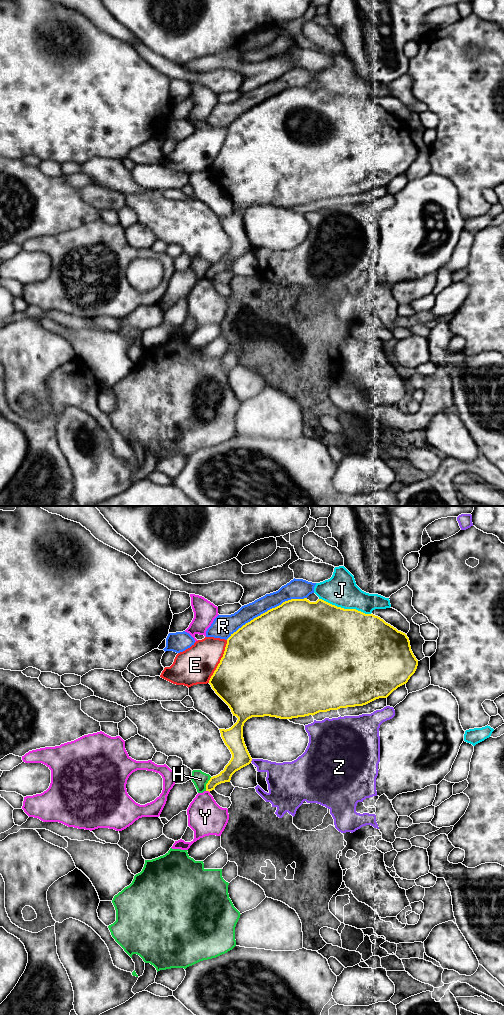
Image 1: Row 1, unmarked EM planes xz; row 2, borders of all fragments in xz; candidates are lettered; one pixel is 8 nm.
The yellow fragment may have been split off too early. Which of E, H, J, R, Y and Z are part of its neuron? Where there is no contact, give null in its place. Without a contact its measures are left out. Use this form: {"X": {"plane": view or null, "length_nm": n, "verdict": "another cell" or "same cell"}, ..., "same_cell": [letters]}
{"E": {"plane": "xz", "length_nm": 380, "verdict": "another cell"}, "H": {"plane": "xz", "length_nm": 120, "verdict": "another cell"}, "J": {"plane": "xz", "length_nm": 440, "verdict": "another cell"}, "R": {"plane": "xz", "length_nm": 750, "verdict": "another cell"}, "Y": {"plane": "xz", "length_nm": 40, "verdict": "another cell"}, "Z": {"plane": "xz", "length_nm": 30, "verdict": "another cell"}, "same_cell": []}

